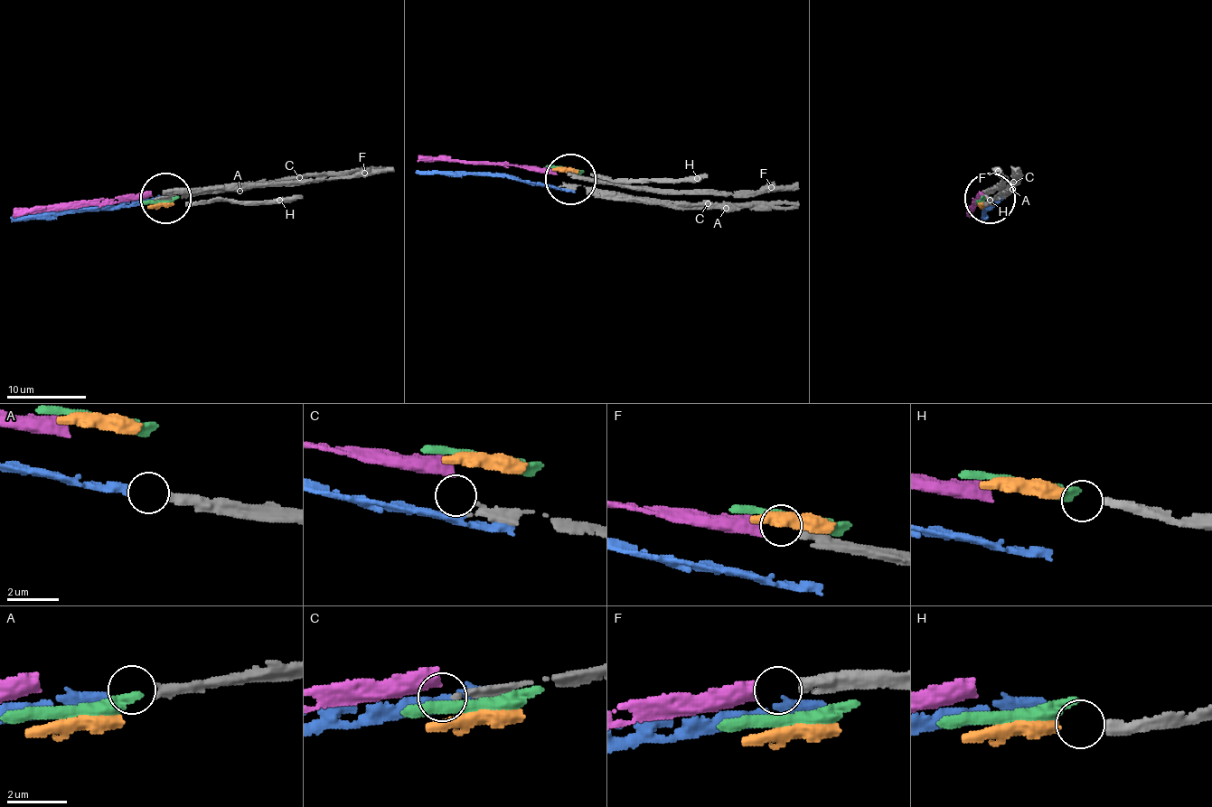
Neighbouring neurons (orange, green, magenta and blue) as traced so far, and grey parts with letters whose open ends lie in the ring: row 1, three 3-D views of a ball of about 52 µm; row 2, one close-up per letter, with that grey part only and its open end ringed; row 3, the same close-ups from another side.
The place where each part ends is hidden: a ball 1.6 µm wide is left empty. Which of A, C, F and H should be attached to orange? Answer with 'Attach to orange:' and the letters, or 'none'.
Attach to orange: H

